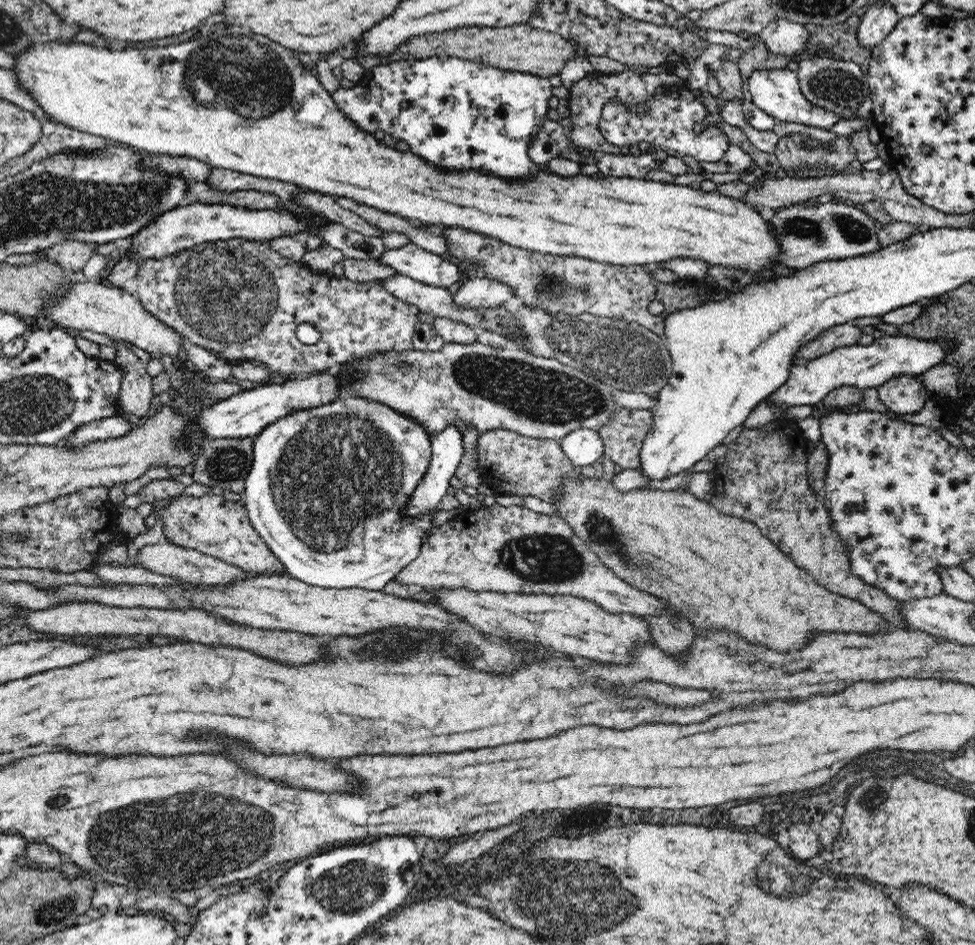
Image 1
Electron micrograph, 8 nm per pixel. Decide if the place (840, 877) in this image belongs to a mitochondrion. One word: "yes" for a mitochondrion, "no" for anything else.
no

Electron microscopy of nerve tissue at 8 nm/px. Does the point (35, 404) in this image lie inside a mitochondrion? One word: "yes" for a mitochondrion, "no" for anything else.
yes

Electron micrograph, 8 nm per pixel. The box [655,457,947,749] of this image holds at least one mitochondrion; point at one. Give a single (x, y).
(862, 503)

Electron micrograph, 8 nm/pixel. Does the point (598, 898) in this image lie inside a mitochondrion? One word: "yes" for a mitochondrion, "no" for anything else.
yes

